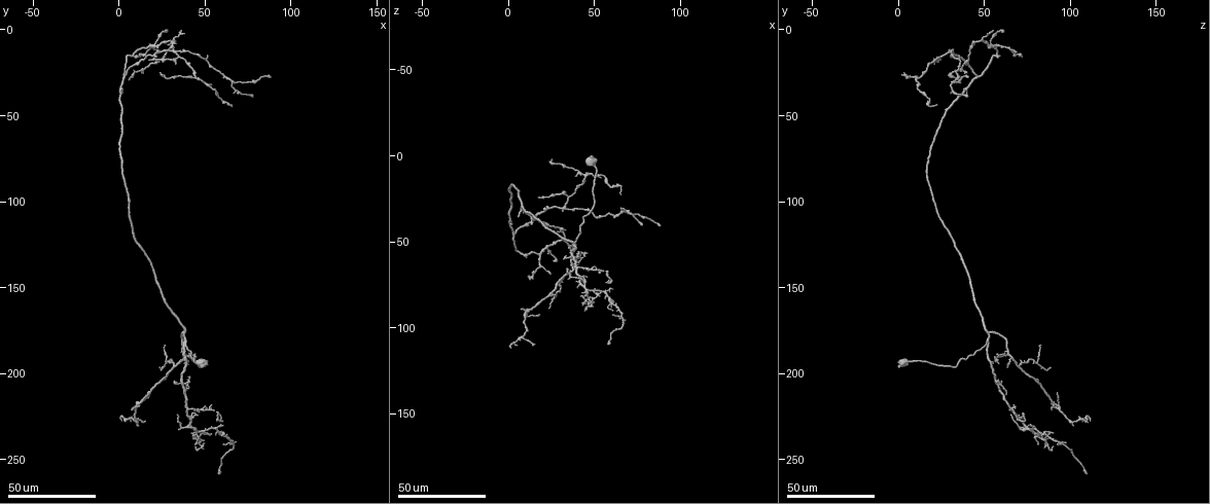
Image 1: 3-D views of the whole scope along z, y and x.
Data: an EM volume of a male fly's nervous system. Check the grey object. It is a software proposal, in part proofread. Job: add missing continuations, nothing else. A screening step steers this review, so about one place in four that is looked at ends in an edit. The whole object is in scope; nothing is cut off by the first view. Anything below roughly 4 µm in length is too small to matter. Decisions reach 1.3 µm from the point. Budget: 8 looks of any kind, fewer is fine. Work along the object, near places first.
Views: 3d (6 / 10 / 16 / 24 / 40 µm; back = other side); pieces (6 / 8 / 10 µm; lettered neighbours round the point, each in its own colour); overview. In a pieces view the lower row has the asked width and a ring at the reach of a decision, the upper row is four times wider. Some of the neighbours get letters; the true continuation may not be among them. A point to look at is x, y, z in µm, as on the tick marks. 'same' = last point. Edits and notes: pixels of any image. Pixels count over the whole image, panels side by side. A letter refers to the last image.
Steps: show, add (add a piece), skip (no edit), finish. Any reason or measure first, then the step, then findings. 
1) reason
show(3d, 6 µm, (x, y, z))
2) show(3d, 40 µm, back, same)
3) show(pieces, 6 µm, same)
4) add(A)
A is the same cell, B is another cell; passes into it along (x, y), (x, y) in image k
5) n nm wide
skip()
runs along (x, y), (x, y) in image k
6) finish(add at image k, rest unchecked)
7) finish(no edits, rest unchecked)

branch stops here
show(3d, 24 µm, (38, 3, 52))

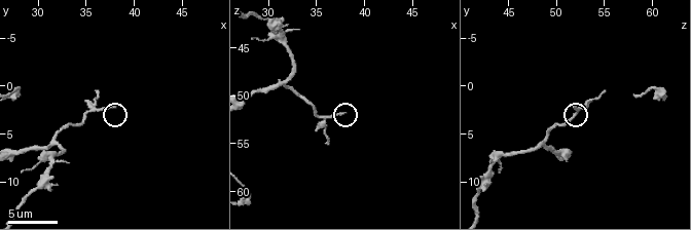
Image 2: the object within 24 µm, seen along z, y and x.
show(pieces, 10 µm, (38.0, 2.2, 51.8))

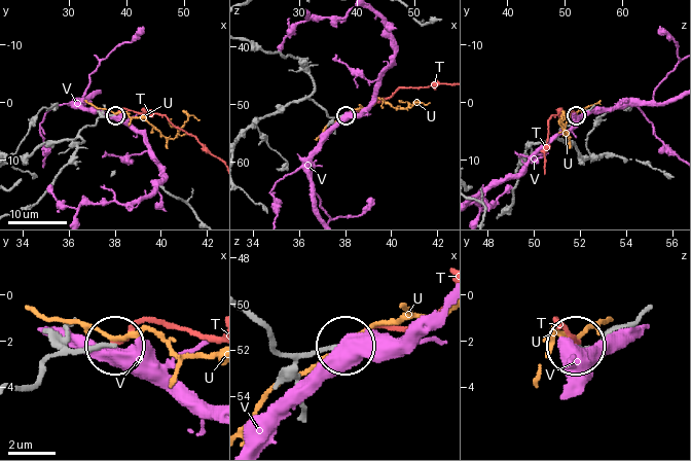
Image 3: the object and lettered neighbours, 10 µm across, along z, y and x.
add(T)
T is the same cell, U and V are other cells; passes into it along (49, 357), (123, 340), (147, 324), (212, 335) in image 3; it goes on there

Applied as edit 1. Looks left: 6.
free end
show(3d, 24 µm, (27, 2, 62))

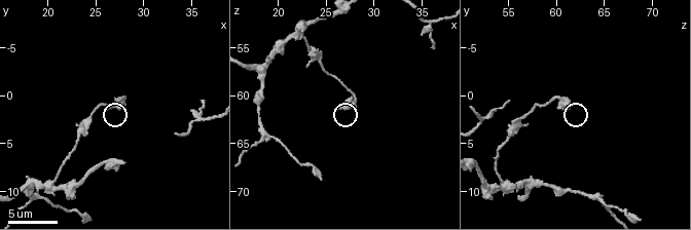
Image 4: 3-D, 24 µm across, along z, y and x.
show(pieces, 6 µm, (26.4, 1.4, 61.2))

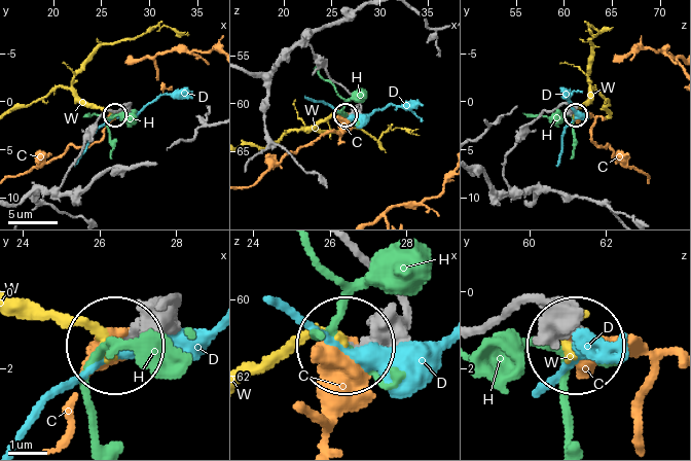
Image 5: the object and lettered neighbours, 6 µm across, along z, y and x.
skip()
C, D, H and W are other cells; none of them fits

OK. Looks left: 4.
branch stops here
show(3d, 24 µm, (25, 13, 69))

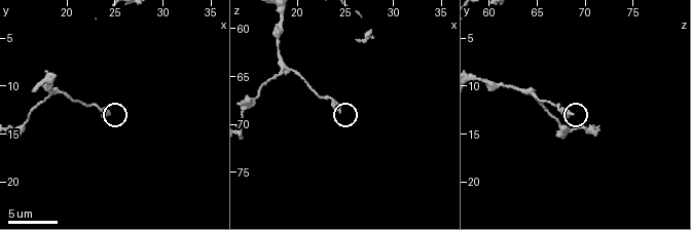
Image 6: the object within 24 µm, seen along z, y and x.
show(pieces, 6 µm, (24.2, 13.0, 68.6))

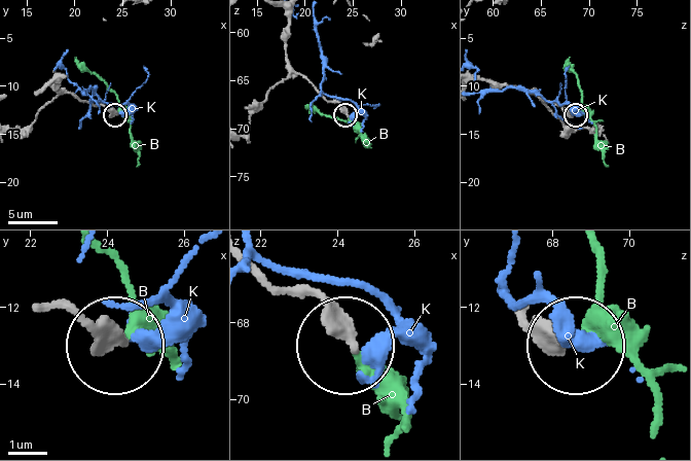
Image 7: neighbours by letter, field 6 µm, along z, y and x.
add(B)
B is the same cell, K is another cell; the cell continues

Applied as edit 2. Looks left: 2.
finish(add at image 3, add at image 7, rest unchecked)

